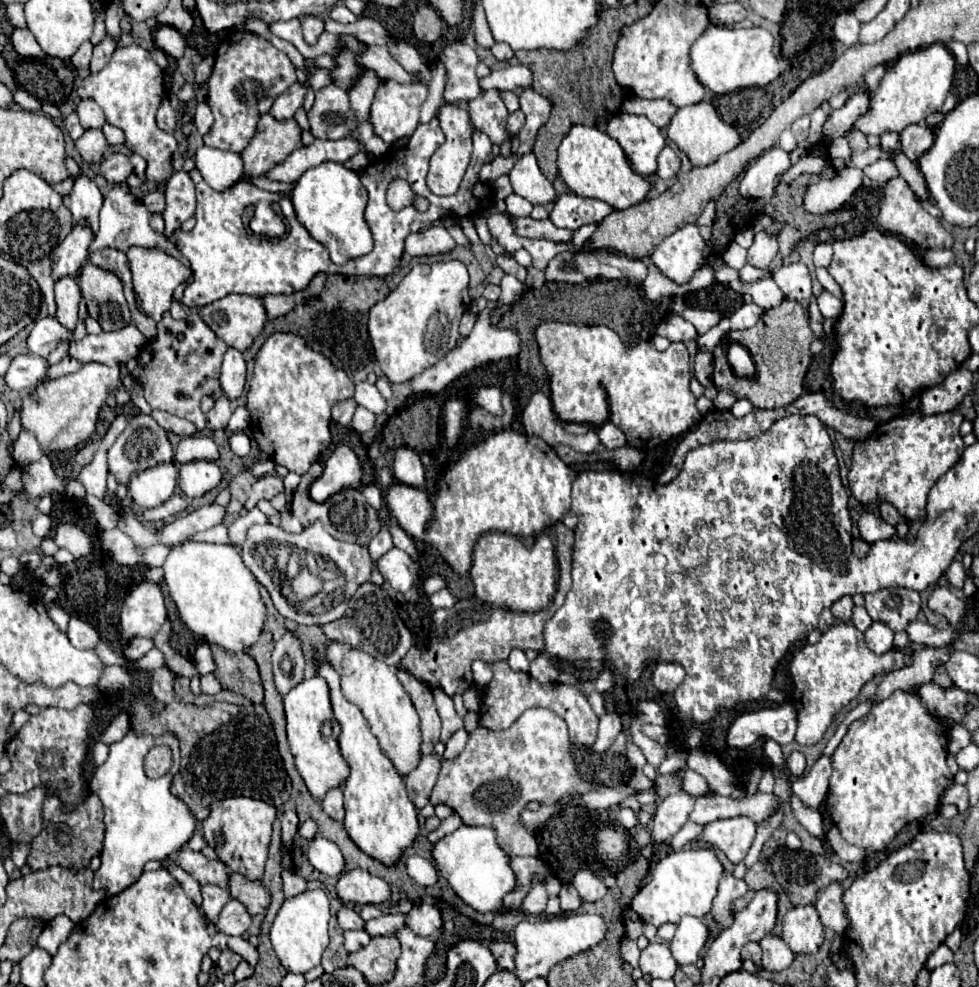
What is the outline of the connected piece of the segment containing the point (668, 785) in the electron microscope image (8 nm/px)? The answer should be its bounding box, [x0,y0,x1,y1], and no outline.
[654,774,678,798]

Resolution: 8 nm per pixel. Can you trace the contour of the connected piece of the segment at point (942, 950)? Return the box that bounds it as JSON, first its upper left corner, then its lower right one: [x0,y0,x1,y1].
[926,944,954,970]

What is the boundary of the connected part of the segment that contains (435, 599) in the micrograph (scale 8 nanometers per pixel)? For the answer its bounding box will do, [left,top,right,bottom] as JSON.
[428,588,456,610]

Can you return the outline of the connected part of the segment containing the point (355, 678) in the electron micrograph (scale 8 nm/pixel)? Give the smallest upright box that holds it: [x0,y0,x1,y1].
[324,640,420,776]

